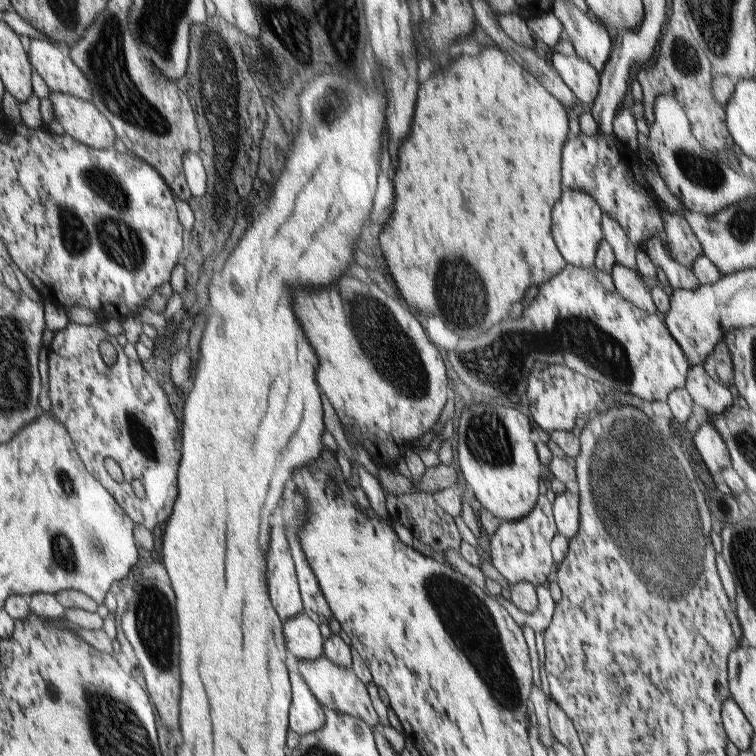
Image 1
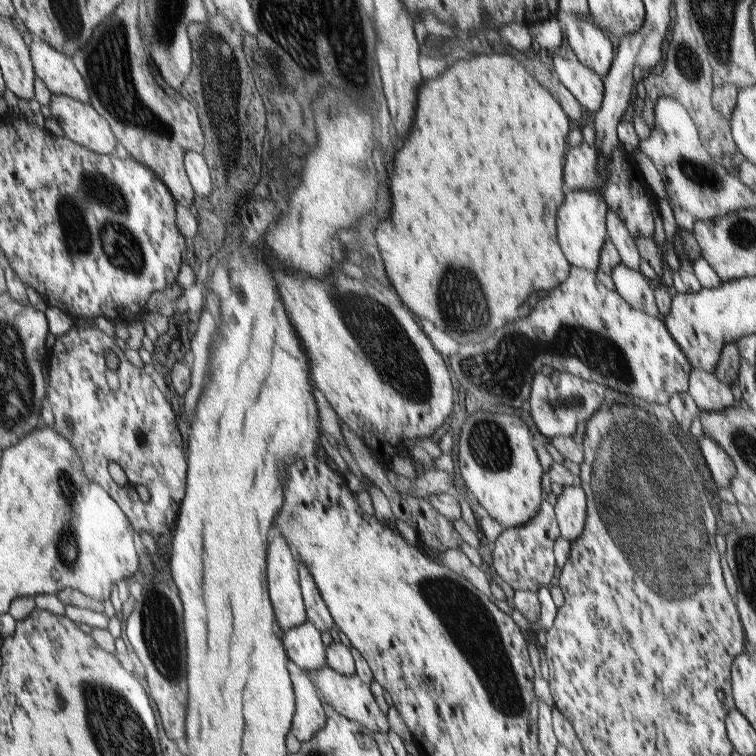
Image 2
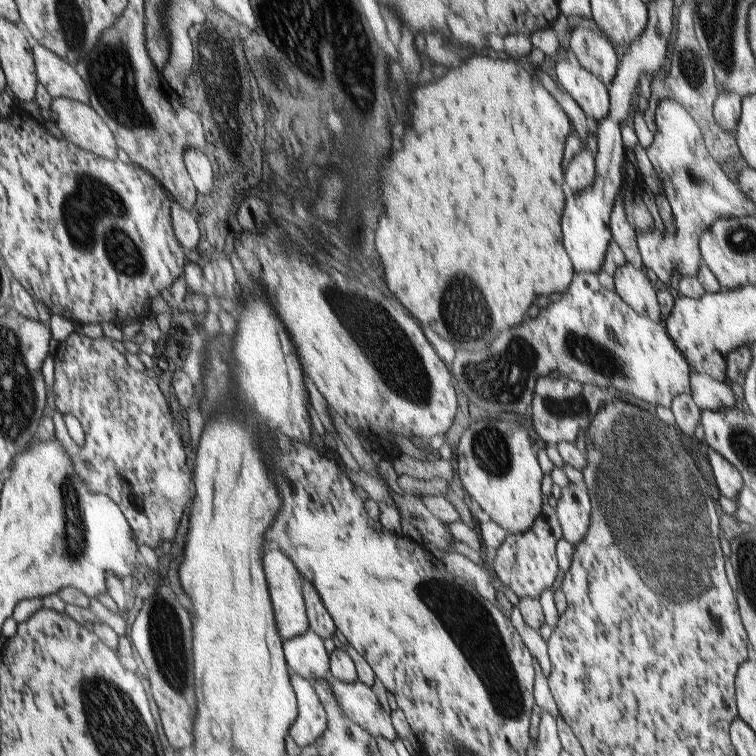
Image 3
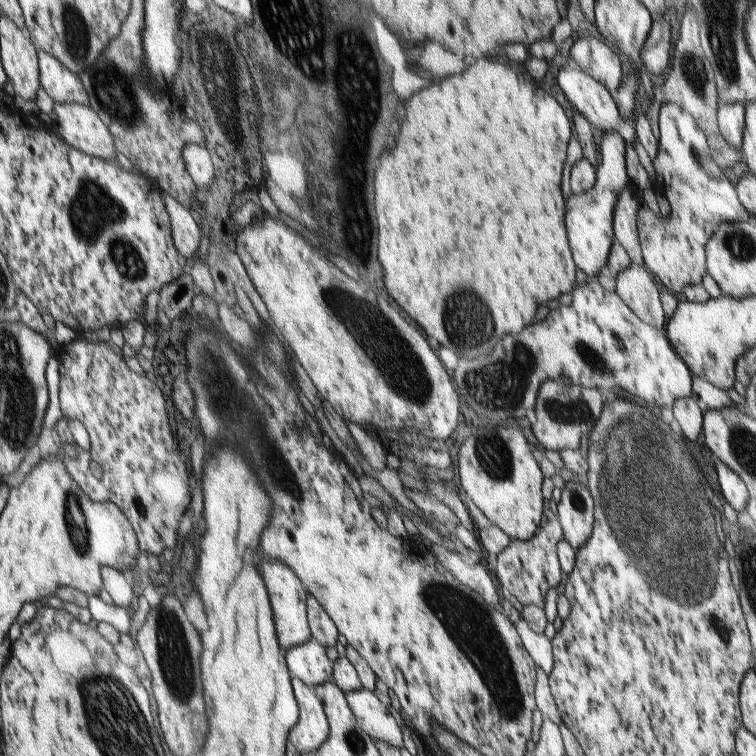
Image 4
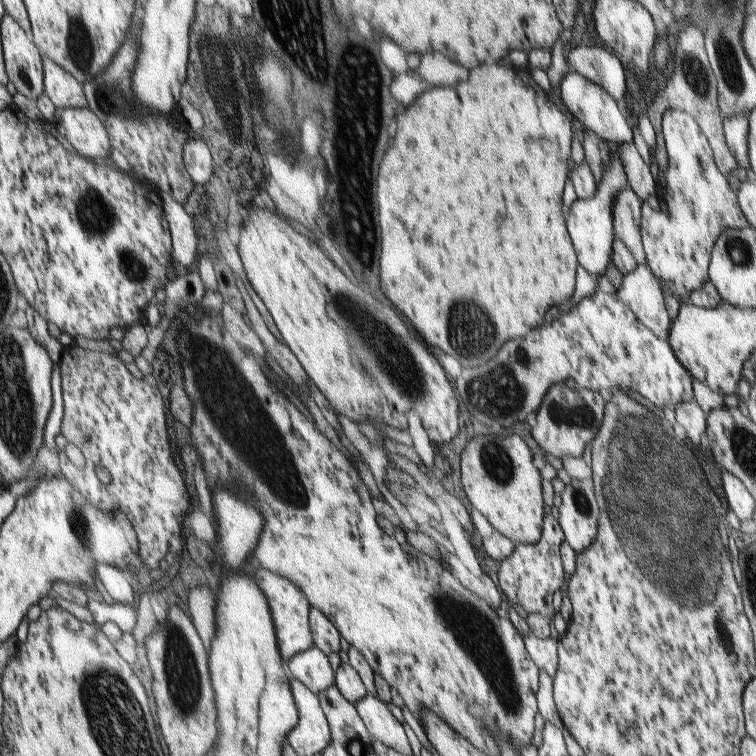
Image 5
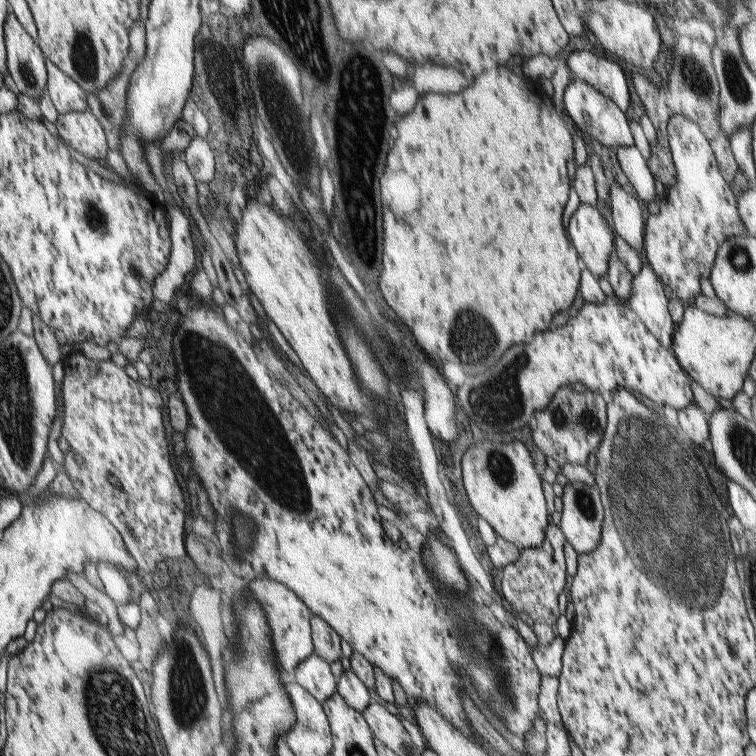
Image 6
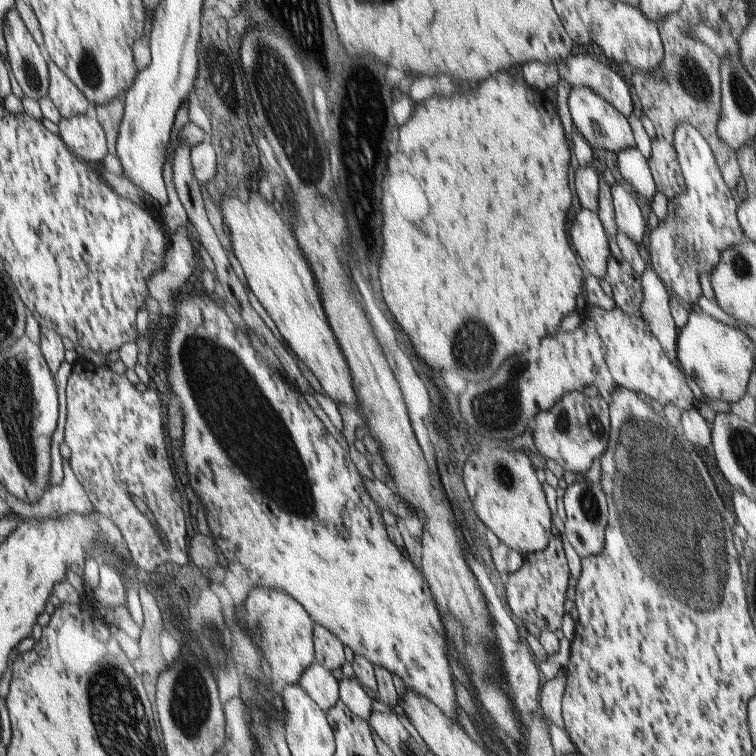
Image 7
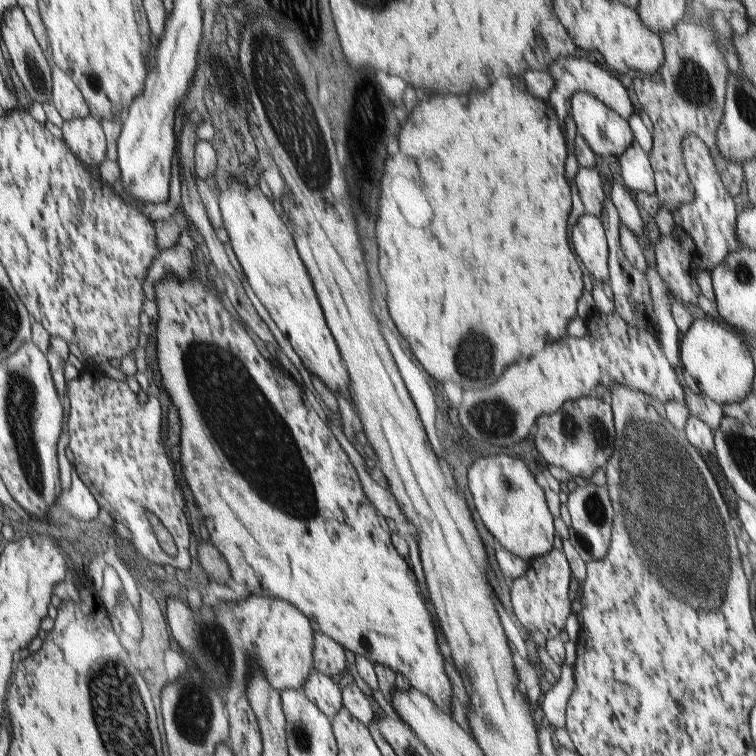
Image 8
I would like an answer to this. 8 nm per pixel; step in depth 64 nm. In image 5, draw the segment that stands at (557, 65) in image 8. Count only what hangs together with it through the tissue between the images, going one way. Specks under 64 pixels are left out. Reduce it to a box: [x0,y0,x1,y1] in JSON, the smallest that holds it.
[568,41,628,103]

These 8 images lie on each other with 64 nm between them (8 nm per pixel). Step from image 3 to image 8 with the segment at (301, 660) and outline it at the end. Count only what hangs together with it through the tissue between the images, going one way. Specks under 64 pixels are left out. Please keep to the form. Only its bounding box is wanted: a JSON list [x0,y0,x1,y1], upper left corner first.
[302,671,343,718]

